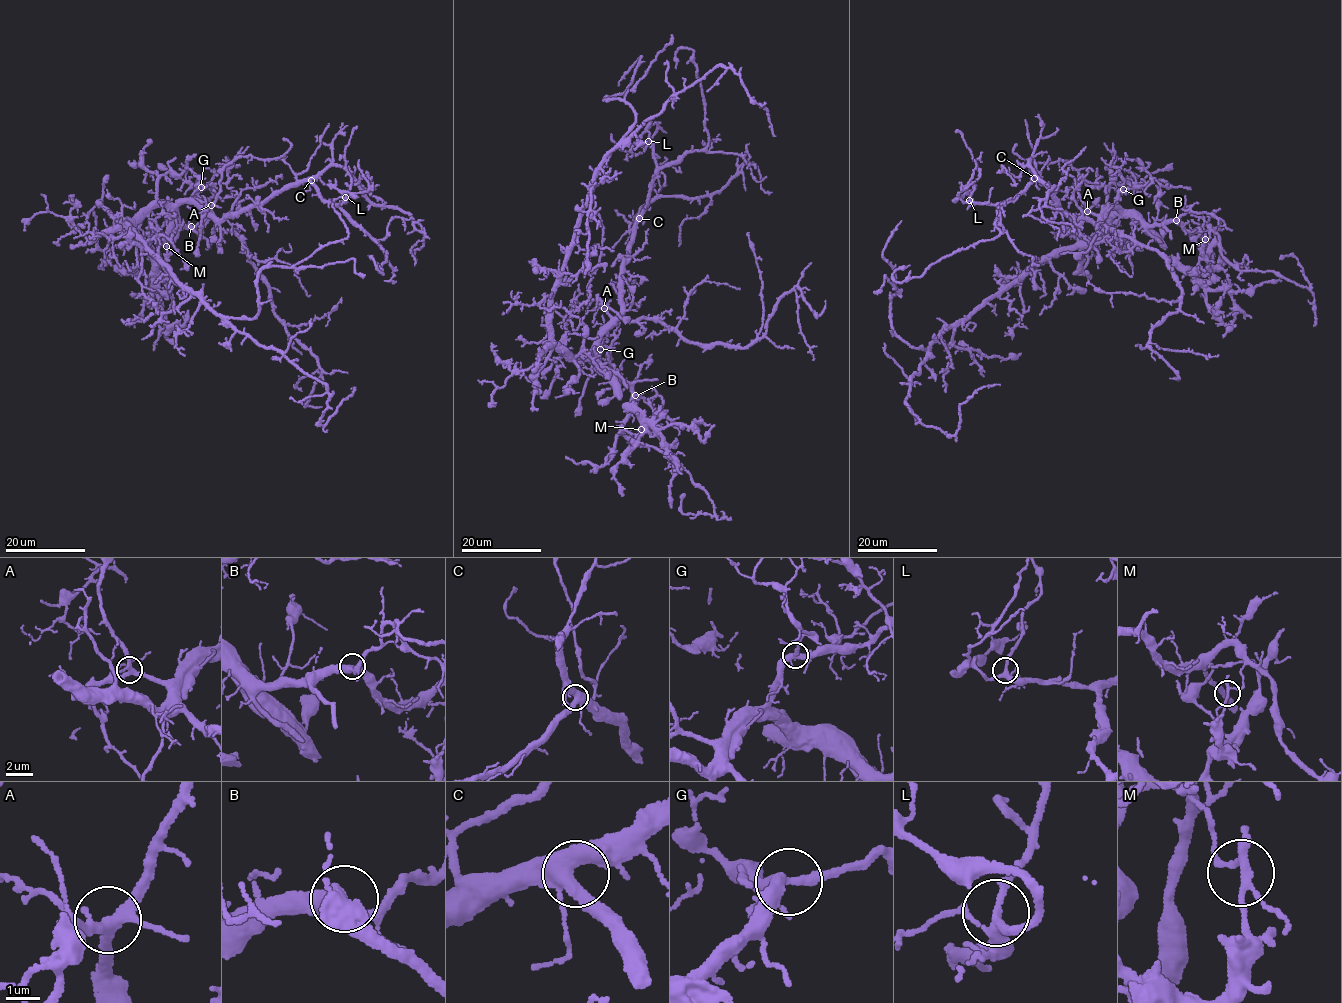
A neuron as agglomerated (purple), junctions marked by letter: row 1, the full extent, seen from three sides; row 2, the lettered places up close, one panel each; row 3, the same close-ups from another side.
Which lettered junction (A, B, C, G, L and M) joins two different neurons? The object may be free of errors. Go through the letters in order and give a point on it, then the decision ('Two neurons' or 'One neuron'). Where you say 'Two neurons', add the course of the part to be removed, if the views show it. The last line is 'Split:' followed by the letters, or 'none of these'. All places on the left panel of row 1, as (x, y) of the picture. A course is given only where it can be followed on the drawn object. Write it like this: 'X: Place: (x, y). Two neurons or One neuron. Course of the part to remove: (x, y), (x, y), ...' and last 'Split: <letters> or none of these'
A: Place: (211, 205). One neuron
B: Place: (191, 226). One neuron
C: Place: (311, 180). One neuron
G: Place: (201, 187). One neuron
L: Place: (345, 197). One neuron
M: Place: (166, 246). One neuron
Split: none of these

